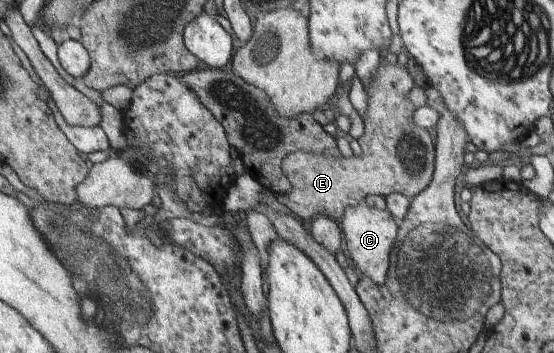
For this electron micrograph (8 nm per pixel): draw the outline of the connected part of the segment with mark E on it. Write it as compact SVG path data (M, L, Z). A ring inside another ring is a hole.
M382 60L380 62L380 67L378 67L376 73L374 73L370 87L365 88L364 91L367 95L368 107L364 114L364 123L365 123L365 134L362 135L360 139L360 144L362 148L362 155L350 155L350 157L338 157L335 159L333 156L326 156L323 154L316 154L315 152L304 152L304 151L296 151L286 155L286 158L282 161L282 171L284 171L284 175L286 175L288 181L290 181L292 188L289 193L275 193L275 197L279 203L286 206L291 214L297 218L305 218L305 217L316 217L318 215L328 215L331 219L336 221L341 220L342 215L344 215L344 211L348 205L358 205L363 200L365 200L370 194L379 194L384 197L394 194L395 192L399 192L401 195L406 195L408 199L413 200L419 192L422 192L430 183L431 178L433 177L433 172L435 169L435 144L434 139L430 136L430 133L423 129L422 127L418 127L416 123L414 123L414 119L412 119L412 115L414 115L416 108L408 99L408 93L411 91L412 87L415 86L414 79L409 75L407 69L404 65L400 65L396 63L391 65L390 63Z

